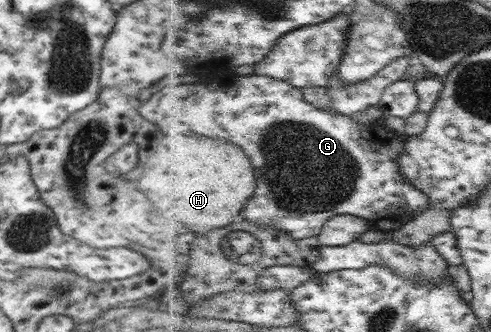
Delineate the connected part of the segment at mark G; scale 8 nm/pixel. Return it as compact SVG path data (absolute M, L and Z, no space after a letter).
M242 75L237 79L234 85L226 85L222 91L222 85L216 83L198 83L198 85L182 85L182 87L164 87L162 91L157 91L150 97L148 103L144 103L140 107L142 117L148 122L155 123L165 136L169 135L189 135L200 137L222 137L222 139L230 139L242 147L246 147L248 155L254 159L254 165L257 168L259 186L257 193L250 199L249 205L245 207L240 219L248 218L257 223L259 226L274 226L279 230L288 232L293 238L306 239L309 237L319 236L325 229L325 225L337 215L352 214L359 215L364 219L368 219L374 229L391 232L398 229L404 229L404 226L417 217L420 217L426 210L433 205L433 199L428 192L422 188L415 186L414 182L406 180L400 171L401 155L407 151L407 144L411 143L410 139L404 139L398 132L394 133L387 129L380 121L373 121L371 124L358 123L353 116L349 116L339 112L338 110L326 110L316 107L306 100L303 88L296 87L293 83L285 79L276 79L272 76L259 75Z

